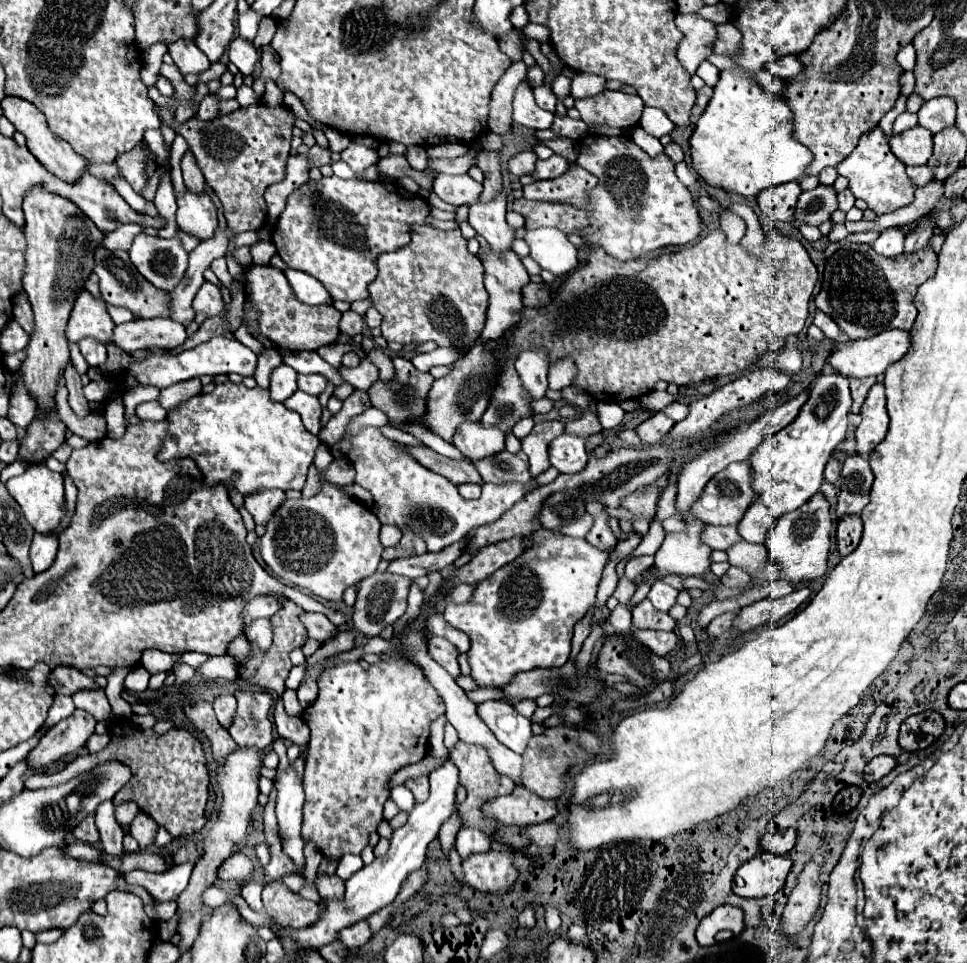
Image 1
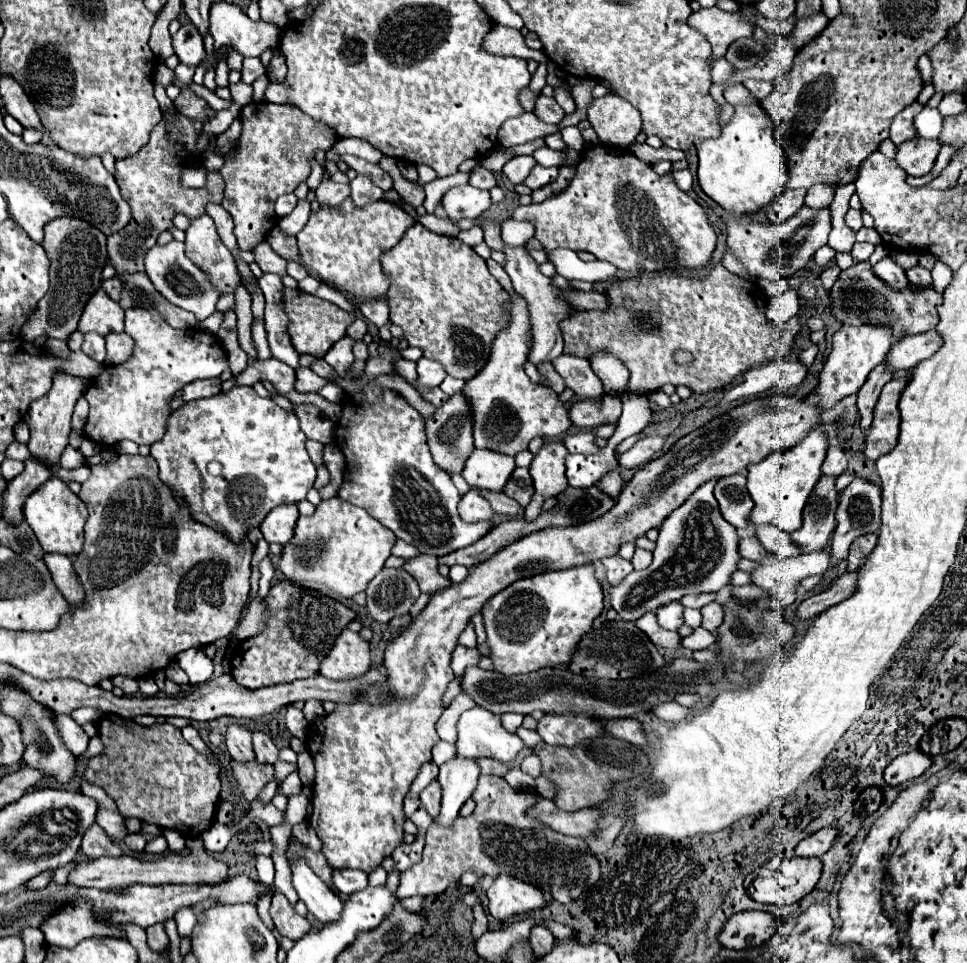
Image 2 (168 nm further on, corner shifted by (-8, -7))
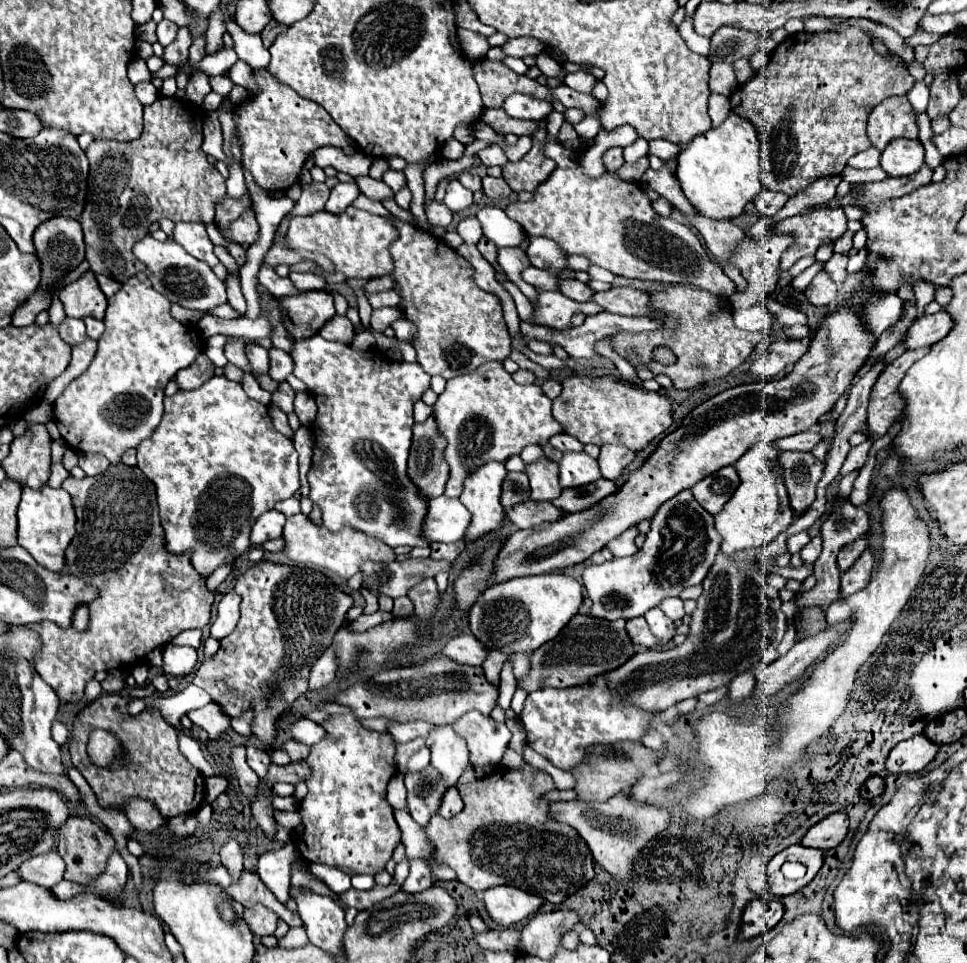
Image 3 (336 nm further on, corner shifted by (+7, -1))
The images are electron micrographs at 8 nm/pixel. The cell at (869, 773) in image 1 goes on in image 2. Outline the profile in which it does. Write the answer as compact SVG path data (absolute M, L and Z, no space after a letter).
M920 750L902 754L888 764L888 768L884 770L884 780L890 786L898 786L898 784L908 782L912 778L918 778L930 764L932 764L930 756L924 756Z

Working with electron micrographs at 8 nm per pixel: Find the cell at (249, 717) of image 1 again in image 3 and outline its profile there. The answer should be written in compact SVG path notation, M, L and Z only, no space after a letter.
M247 746L247 762L249 762L249 766L257 772L257 776L265 780L267 770L269 770L269 764L271 764L269 754L267 754L265 750L257 750L257 748L253 748L253 746Z

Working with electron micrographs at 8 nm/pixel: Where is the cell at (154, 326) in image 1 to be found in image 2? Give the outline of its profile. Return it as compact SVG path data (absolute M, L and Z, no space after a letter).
M122 332L122 334L108 334L106 336L106 350L108 350L108 356L106 356L106 364L122 364L126 362L130 356L132 356L132 350L134 350L134 340Z

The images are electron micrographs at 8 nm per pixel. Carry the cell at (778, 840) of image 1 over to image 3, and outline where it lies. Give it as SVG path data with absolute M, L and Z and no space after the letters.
M835 812L825 820L817 822L813 828L809 828L801 844L819 850L831 850L845 840L847 832L849 832L849 816L845 812Z

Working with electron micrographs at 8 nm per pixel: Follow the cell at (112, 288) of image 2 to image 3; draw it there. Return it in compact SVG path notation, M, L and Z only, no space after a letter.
M97 276L97 282L99 282L99 286L101 286L101 290L103 290L103 294L105 294L107 298L113 296L113 294L115 294L115 292L122 286L117 280L107 278L107 276Z

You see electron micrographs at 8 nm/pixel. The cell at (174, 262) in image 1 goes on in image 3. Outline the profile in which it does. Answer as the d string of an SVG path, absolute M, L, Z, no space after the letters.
M145 236L143 240L139 240L133 246L133 252L147 266L147 276L149 276L153 288L157 292L165 294L167 298L171 298L171 302L181 304L181 306L191 308L191 310L203 310L203 312L227 302L225 282L221 278L217 278L205 262L187 254L183 250L183 246L177 244L175 240L169 238L165 242L159 242L151 236Z

